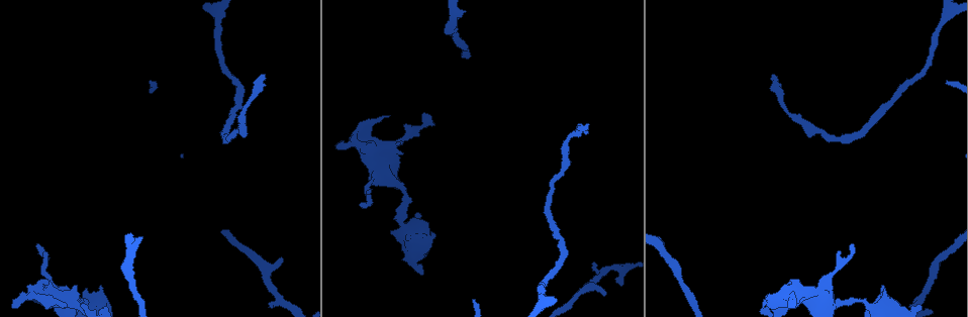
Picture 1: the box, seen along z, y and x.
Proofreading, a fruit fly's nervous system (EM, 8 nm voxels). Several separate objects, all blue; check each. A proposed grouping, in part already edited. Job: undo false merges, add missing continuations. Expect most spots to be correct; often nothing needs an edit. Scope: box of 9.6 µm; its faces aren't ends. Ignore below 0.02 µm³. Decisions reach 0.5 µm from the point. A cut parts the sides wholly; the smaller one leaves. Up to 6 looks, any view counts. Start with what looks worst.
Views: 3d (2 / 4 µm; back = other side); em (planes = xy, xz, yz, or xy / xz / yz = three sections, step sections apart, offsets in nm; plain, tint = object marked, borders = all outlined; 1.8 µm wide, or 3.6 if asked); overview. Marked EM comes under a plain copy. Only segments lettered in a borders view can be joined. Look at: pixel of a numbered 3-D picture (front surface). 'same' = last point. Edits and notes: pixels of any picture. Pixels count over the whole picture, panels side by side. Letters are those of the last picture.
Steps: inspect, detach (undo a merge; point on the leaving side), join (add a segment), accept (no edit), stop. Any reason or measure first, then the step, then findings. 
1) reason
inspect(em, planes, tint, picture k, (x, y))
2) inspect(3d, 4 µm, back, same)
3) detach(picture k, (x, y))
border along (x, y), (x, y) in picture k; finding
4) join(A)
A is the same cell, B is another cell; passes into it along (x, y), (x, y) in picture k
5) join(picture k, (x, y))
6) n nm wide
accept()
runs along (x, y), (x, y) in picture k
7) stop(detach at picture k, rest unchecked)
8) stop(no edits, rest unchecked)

arms part here
inspect(em, planes, borders, picture 1, (384, 166))

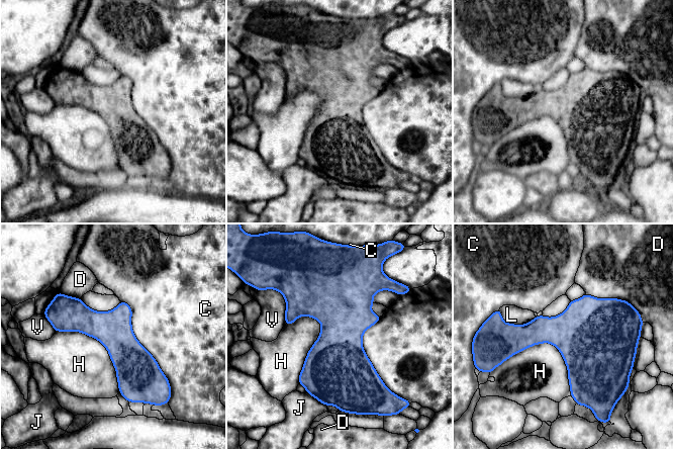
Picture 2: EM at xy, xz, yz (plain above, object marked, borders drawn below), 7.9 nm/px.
accept()
C, D, H, J, L and V are other cells; runs along (55, 322), (102, 326), (160, 375) in picture 2; one cell here

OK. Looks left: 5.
tapers out
inspect(em, xy, step 16, tint, picture 1, (774, 75))

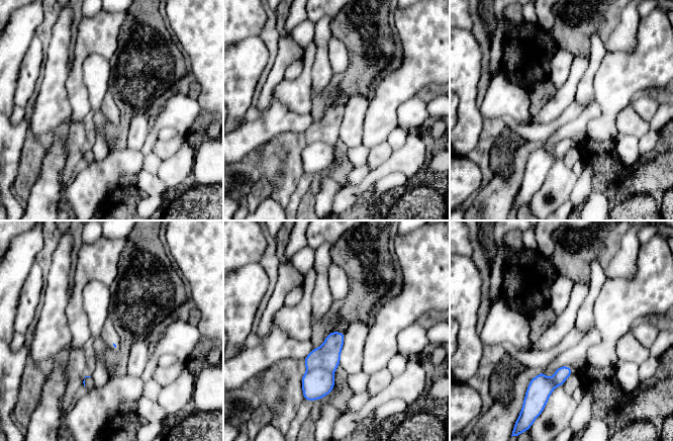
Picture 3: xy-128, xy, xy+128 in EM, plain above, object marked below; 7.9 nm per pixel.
inspect(em, planes, tint, same)

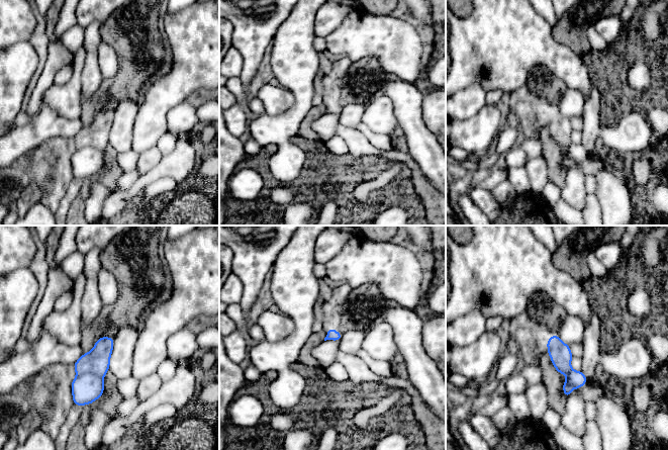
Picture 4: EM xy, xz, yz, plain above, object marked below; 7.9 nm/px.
what lies round it
inspect(em, planes, borders, same)

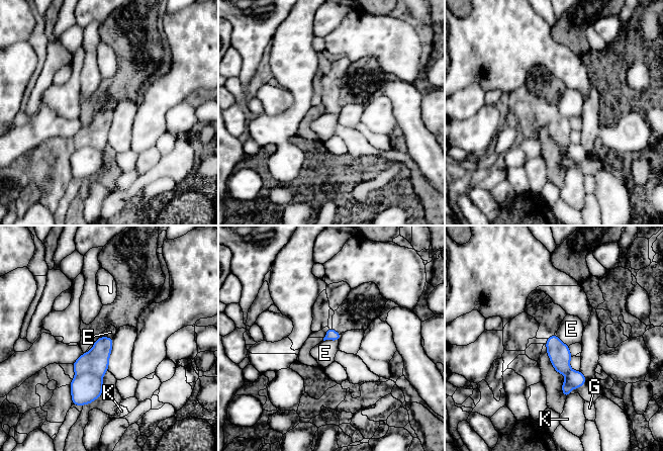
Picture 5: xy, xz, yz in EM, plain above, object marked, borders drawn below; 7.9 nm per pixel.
E touches over 150 nm
accept()
E, G and K are other cells; no lettered segment goes on from it

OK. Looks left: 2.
free end
inspect(3d, 2 µm, picture 1, (605, 293))

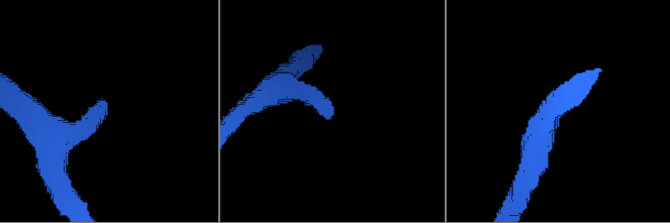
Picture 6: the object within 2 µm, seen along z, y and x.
inspect(em, xy, step 8, borders, picture 6, (333, 108))

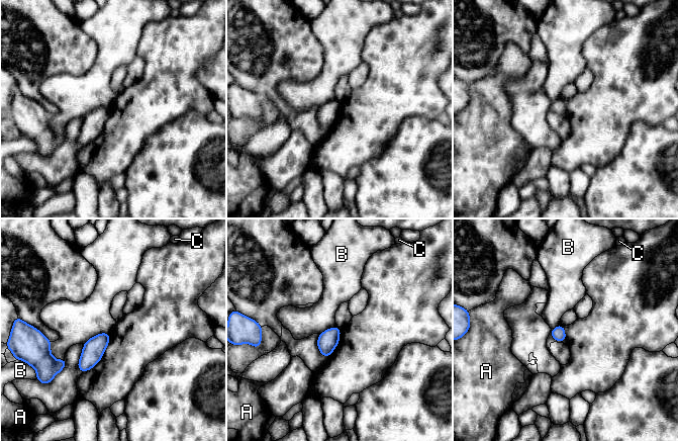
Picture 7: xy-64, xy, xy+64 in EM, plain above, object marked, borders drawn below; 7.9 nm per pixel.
accept()
A, B and C are other cells; border along (109, 333), (95, 334), (83, 343) in picture 7; none of them fits

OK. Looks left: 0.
stop(no edits, rest unchecked)

